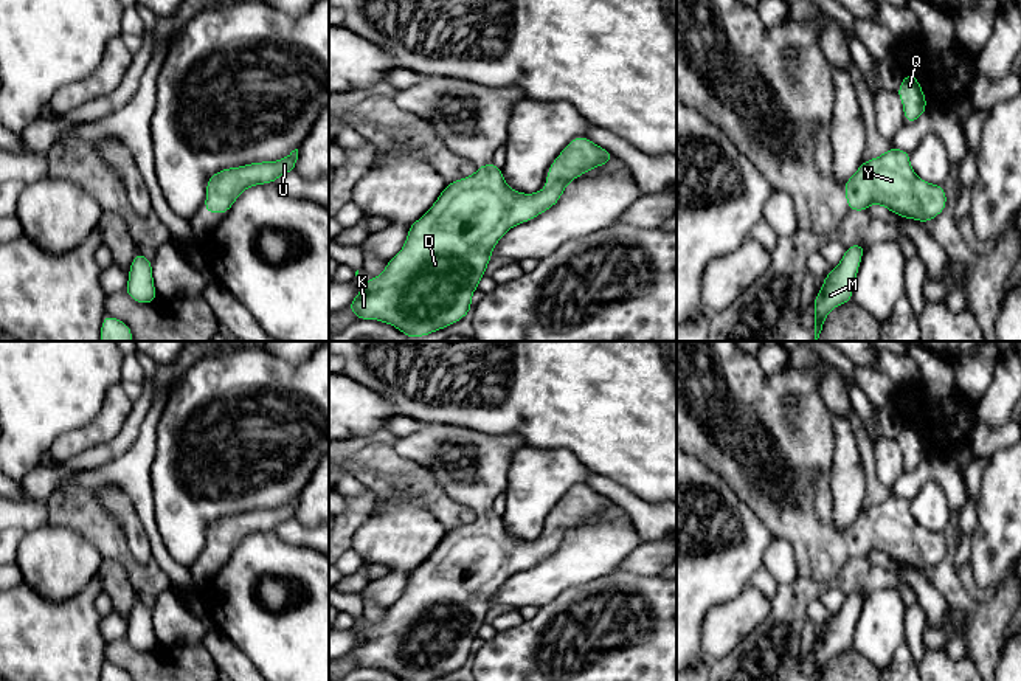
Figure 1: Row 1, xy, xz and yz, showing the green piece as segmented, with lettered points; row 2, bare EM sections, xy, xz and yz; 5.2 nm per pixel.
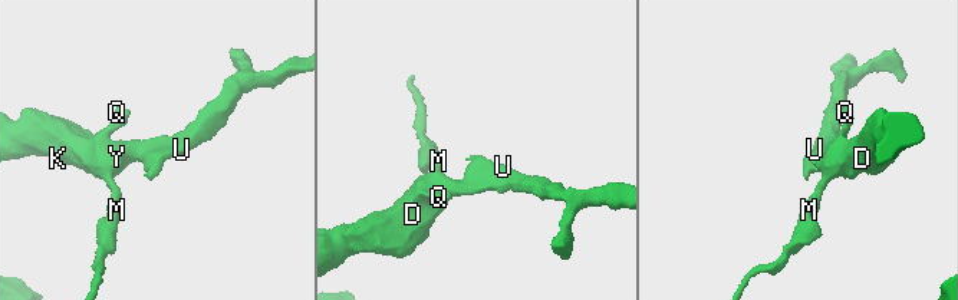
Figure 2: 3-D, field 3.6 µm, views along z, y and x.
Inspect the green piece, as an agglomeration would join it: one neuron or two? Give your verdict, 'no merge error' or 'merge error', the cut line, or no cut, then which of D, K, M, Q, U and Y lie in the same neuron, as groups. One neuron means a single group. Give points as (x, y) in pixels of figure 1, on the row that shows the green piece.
no merge error; cut none; groups D K M Q U Y

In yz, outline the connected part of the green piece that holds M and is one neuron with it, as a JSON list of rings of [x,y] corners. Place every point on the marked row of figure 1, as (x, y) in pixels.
[[[860,244],[847,247],[841,262],[832,267],[824,278],[822,289],[813,299],[815,341],[818,341],[830,310],[852,301],[852,290],[864,250],[866,247]]]

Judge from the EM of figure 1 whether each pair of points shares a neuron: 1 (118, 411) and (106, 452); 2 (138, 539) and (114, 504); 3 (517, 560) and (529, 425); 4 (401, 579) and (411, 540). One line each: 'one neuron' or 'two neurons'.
1: two neurons
2: one neuron
3: two neurons
4: two neurons

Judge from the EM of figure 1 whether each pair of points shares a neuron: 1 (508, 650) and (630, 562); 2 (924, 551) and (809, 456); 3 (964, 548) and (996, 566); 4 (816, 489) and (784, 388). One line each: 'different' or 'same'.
1: different
2: same
3: different
4: same

